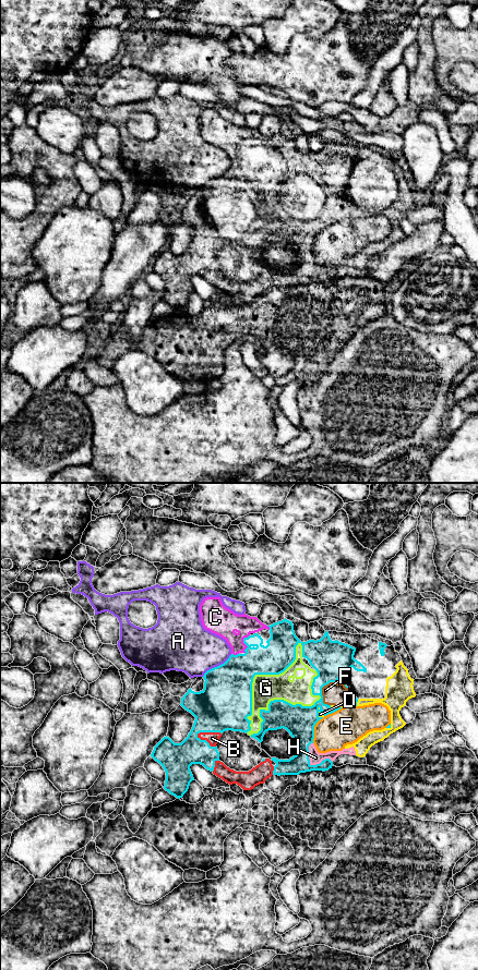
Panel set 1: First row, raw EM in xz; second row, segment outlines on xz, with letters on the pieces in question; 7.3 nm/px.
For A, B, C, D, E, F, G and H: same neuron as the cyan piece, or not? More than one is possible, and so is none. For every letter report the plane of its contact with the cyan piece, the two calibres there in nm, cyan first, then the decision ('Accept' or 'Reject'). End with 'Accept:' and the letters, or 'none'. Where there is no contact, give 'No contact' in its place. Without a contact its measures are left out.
A: Touches cyan in xz. Thickness 380 nm (cyan) against 360 nm. Reject
B: Touches cyan in xz. Thickness 380 nm (cyan) against 90 nm. Accept
C: Touches cyan in xz. Thickness 260 nm (cyan) against 200 nm. Accept
D: Touches cyan in xz. Thickness 70 nm (cyan) against 90 nm. Accept
E: Touches cyan in xz. Thickness 220 nm (cyan) against 280 nm. Reject
F: Touches cyan in xz. Thickness 280 nm (cyan) against 160 nm. Accept
G: Touches cyan in xz. Thickness 360 nm (cyan) against 200 nm. Accept
H: Touches cyan in xz. Thickness 160 nm (cyan) against 90 nm. Accept
Accept: B, C, D, F, G, H

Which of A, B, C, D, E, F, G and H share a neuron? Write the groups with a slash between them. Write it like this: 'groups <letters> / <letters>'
groups A / B C D F G H / E

